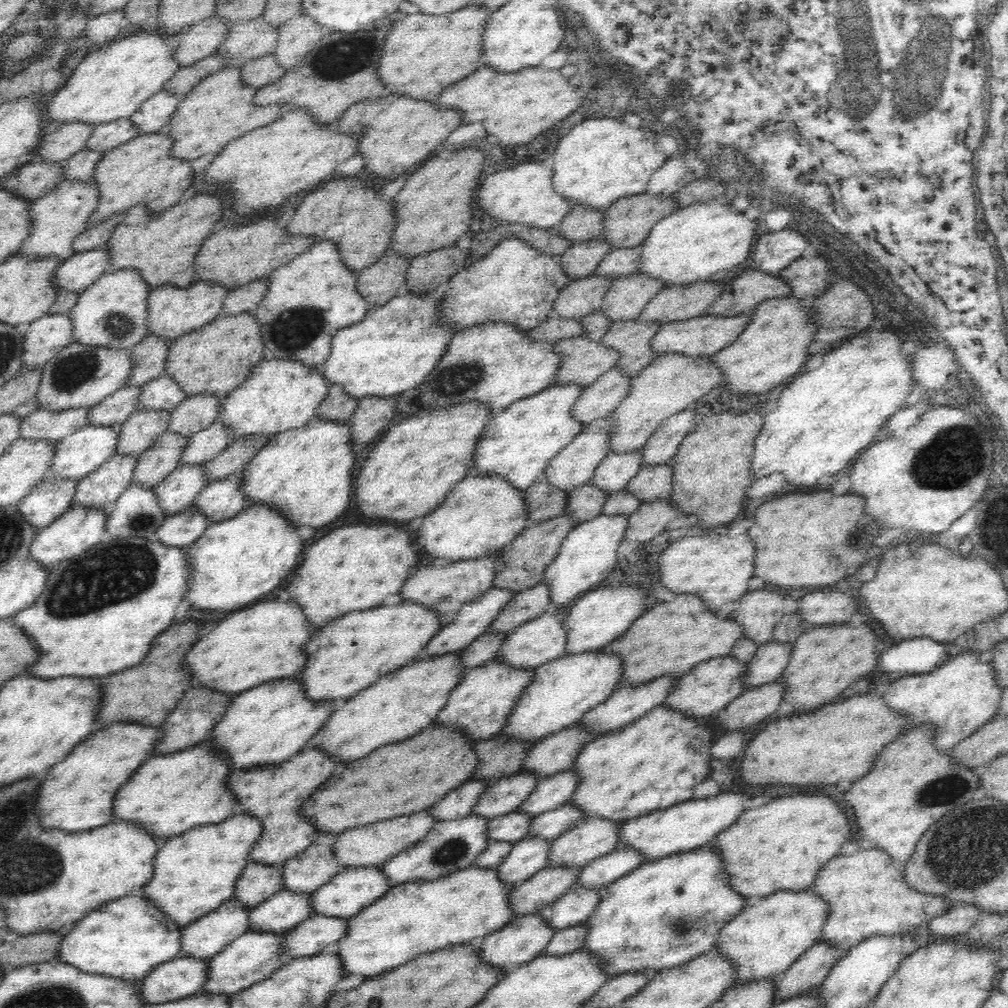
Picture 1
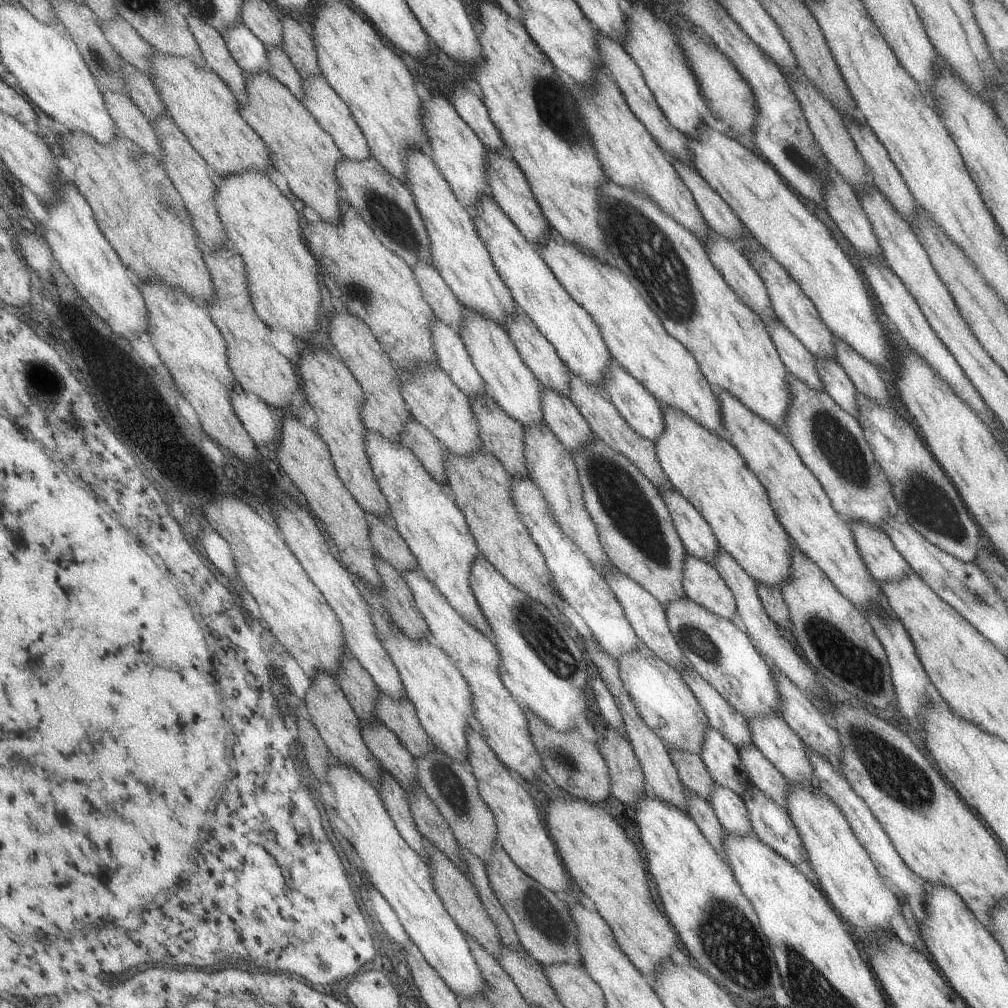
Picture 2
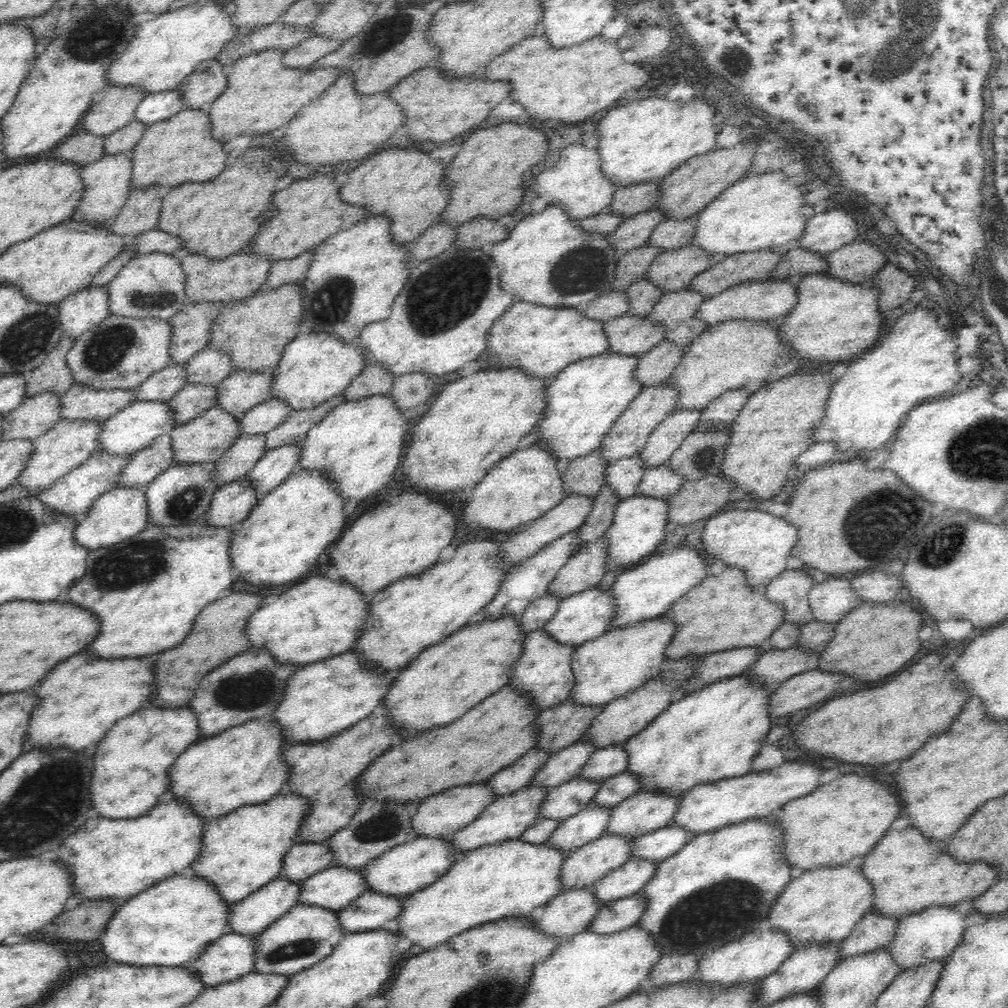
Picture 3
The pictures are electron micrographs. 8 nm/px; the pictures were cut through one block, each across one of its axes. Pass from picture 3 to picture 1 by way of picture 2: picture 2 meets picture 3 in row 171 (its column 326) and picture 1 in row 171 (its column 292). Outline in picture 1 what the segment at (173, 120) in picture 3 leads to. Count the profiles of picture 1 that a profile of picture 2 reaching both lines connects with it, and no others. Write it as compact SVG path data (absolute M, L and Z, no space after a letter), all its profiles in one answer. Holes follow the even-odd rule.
M162 130L142 133L107 151L92 176L101 190L101 200L91 218L92 225L106 221L114 214L124 214L138 204L147 204L151 212L158 213L187 198L195 180L194 169L190 160L178 159L171 154L176 141L166 130Z

